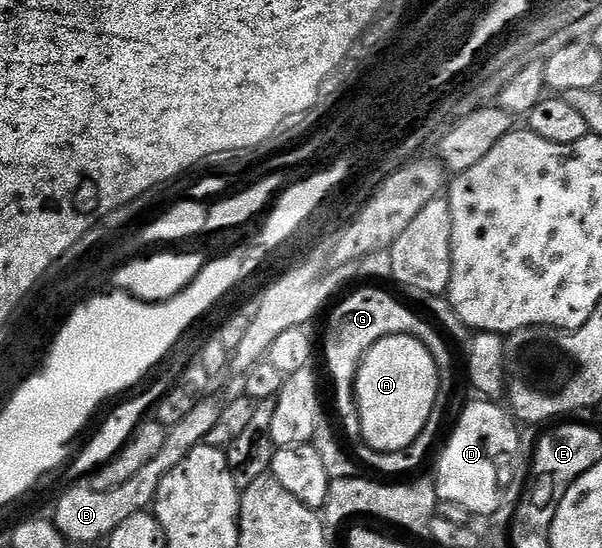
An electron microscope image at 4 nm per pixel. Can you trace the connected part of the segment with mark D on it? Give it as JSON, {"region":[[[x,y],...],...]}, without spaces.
{"region":[[[477,401],[470,402],[463,408],[462,415],[438,458],[438,467],[432,471],[432,477],[439,502],[460,504],[460,508],[464,508],[472,516],[489,516],[496,512],[504,497],[502,485],[513,474],[515,491],[525,489],[529,461],[523,450],[518,448],[519,427],[515,419],[510,416],[505,418],[497,401]]]}

